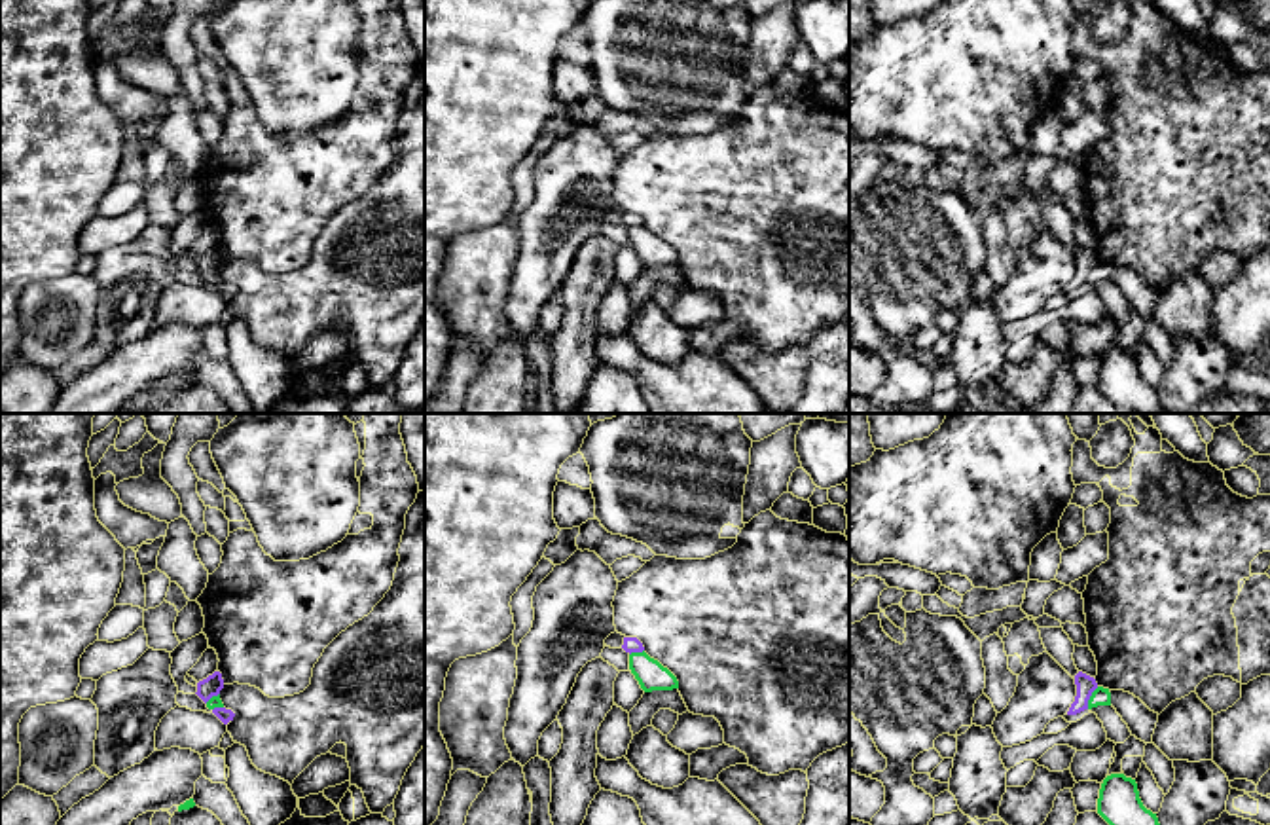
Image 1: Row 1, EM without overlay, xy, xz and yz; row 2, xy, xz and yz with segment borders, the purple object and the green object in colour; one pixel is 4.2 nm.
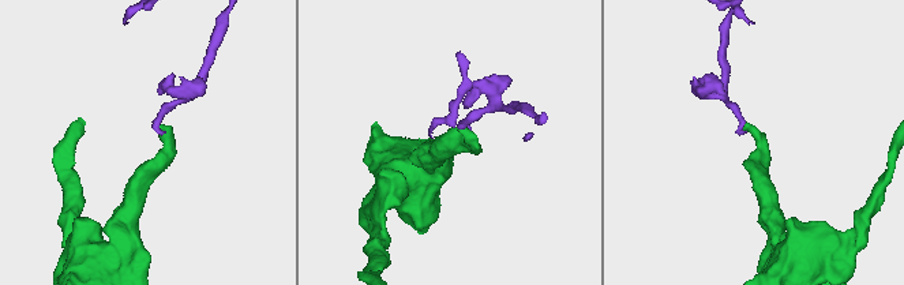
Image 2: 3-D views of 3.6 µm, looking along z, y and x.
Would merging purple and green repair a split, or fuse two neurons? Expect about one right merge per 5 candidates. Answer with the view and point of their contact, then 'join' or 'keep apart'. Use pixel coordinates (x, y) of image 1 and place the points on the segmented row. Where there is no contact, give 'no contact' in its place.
yz (1088, 698) | keep apart

